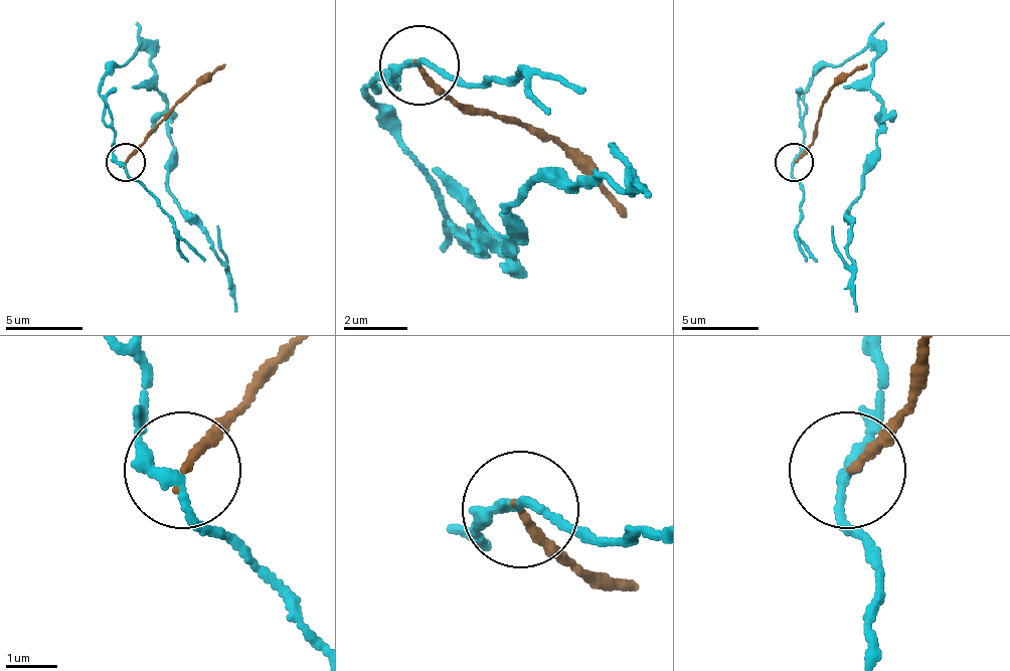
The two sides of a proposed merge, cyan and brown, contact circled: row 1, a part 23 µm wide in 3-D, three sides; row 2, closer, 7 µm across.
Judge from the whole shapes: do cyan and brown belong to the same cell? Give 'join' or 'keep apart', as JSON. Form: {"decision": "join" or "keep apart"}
{"decision": "keep apart"}

